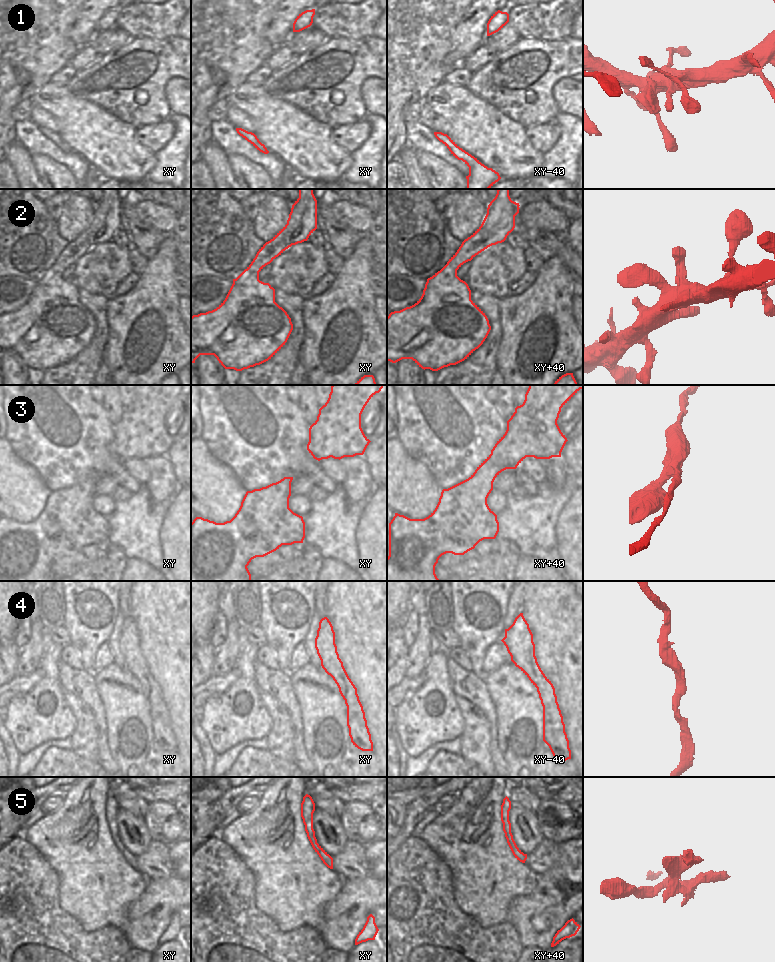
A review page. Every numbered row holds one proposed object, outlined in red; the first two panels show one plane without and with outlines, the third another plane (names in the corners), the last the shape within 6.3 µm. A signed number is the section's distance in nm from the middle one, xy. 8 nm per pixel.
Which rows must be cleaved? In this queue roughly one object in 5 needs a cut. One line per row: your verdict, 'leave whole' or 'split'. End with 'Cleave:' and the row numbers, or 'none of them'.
1: leave whole
2: leave whole
3: leave whole
4: leave whole
5: leave whole
Cleave: none of them

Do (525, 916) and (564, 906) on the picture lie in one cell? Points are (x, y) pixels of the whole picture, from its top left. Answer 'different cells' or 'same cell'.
same cell

